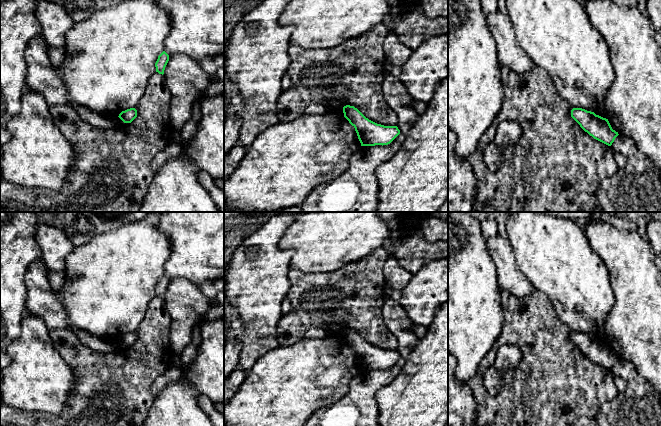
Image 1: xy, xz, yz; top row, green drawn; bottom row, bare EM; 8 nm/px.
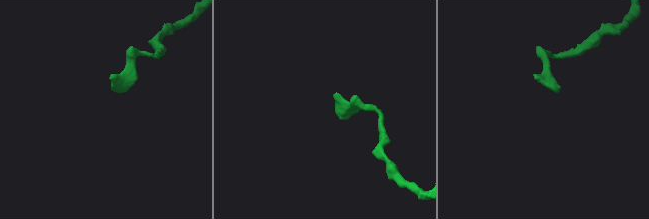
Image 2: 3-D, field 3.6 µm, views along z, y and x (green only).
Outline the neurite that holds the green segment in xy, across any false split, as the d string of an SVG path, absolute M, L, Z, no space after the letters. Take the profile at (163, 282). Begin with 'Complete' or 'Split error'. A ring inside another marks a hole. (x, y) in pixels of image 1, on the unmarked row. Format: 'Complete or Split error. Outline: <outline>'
Complete. Outline: M163 275L158 280L158 283L157 283L156 287L155 287L156 296L163 299L165 291L166 291L168 285L169 285L169 279L165 275Z

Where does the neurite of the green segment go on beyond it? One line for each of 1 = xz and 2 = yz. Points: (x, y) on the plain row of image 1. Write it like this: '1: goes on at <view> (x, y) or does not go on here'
1: does not go on here
2: does not go on here

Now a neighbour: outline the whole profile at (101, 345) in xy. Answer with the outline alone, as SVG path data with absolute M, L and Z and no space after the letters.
M72 327L71 332L79 338L79 340L89 348L99 352L116 352L124 350L124 346L117 340L104 340L92 336L88 332Z

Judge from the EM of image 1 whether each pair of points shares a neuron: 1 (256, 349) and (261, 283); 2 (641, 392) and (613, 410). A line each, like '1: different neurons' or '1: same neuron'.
1: same neuron
2: same neuron

